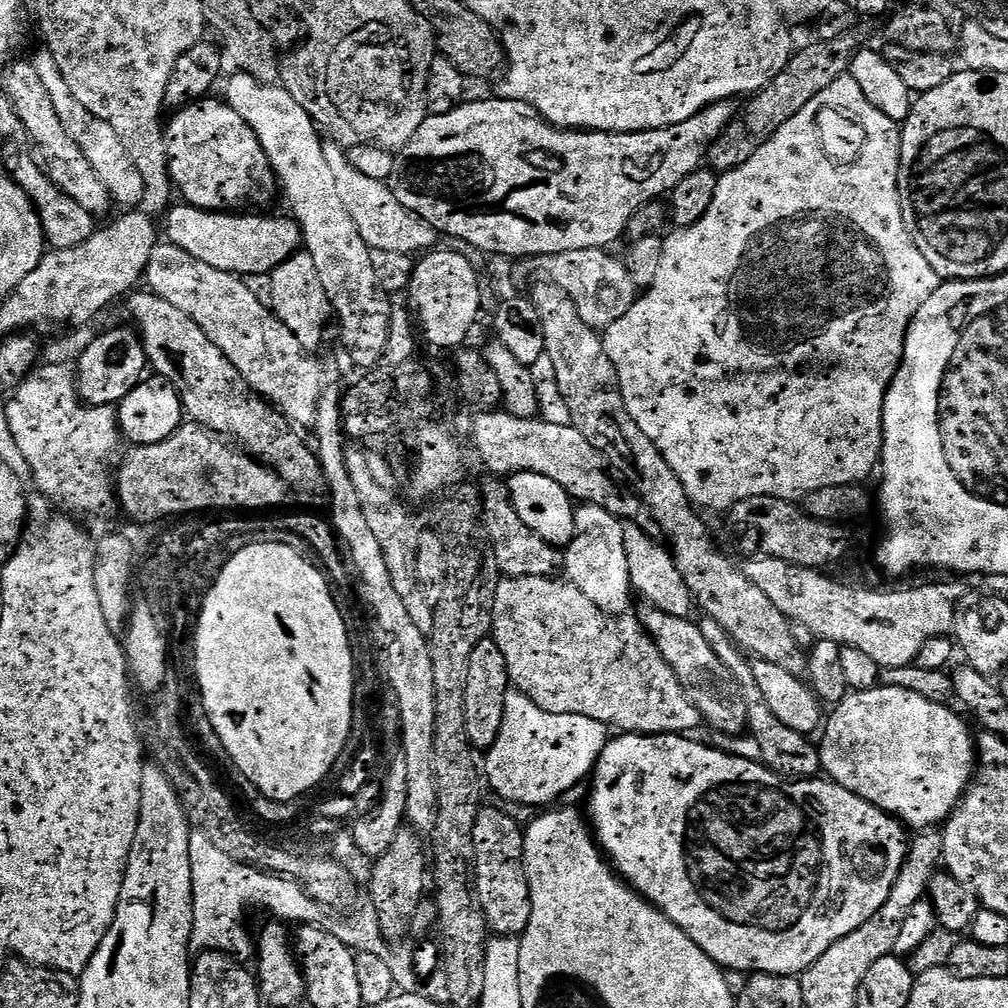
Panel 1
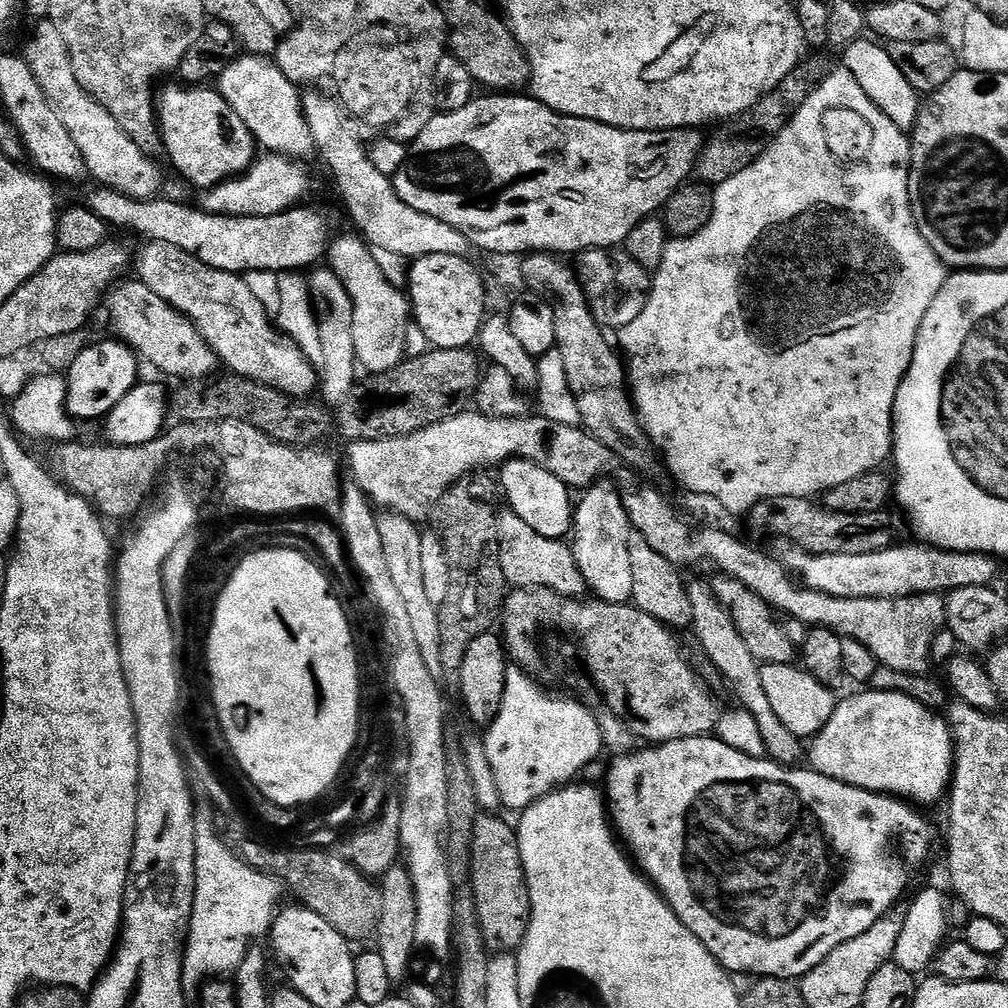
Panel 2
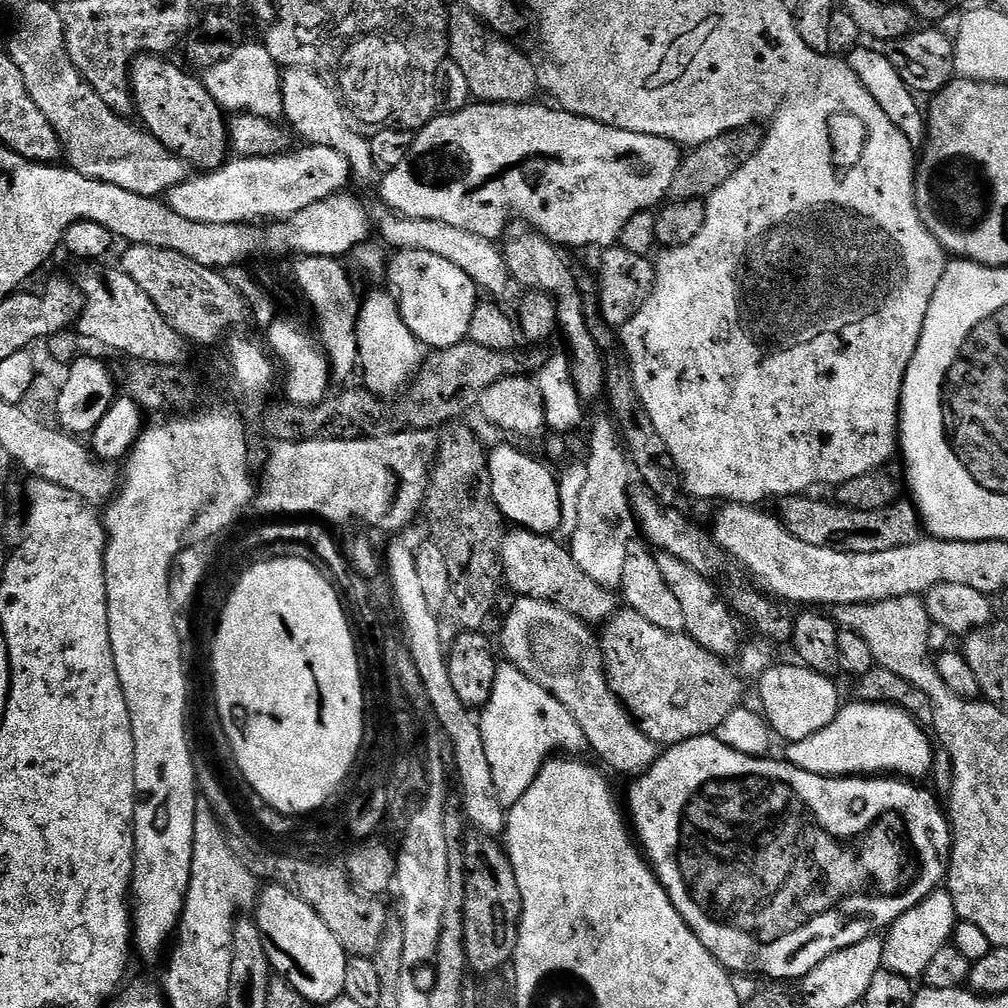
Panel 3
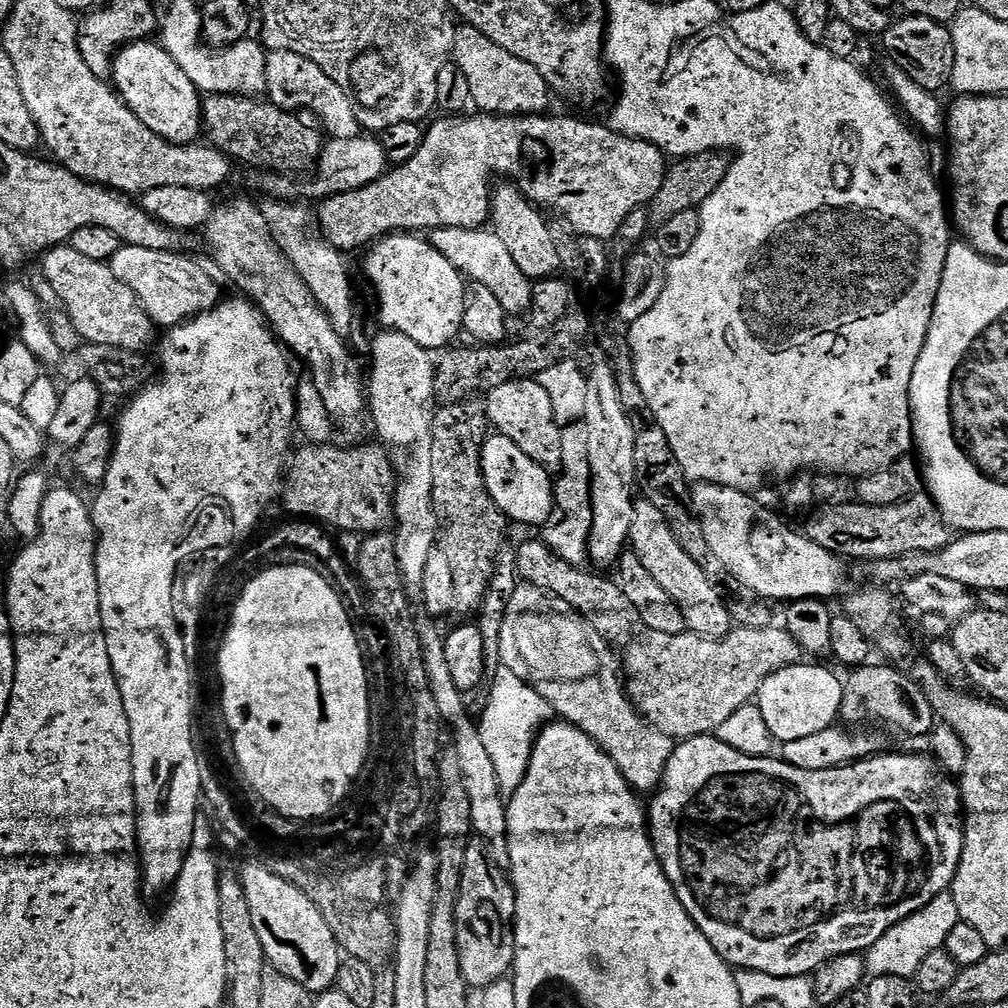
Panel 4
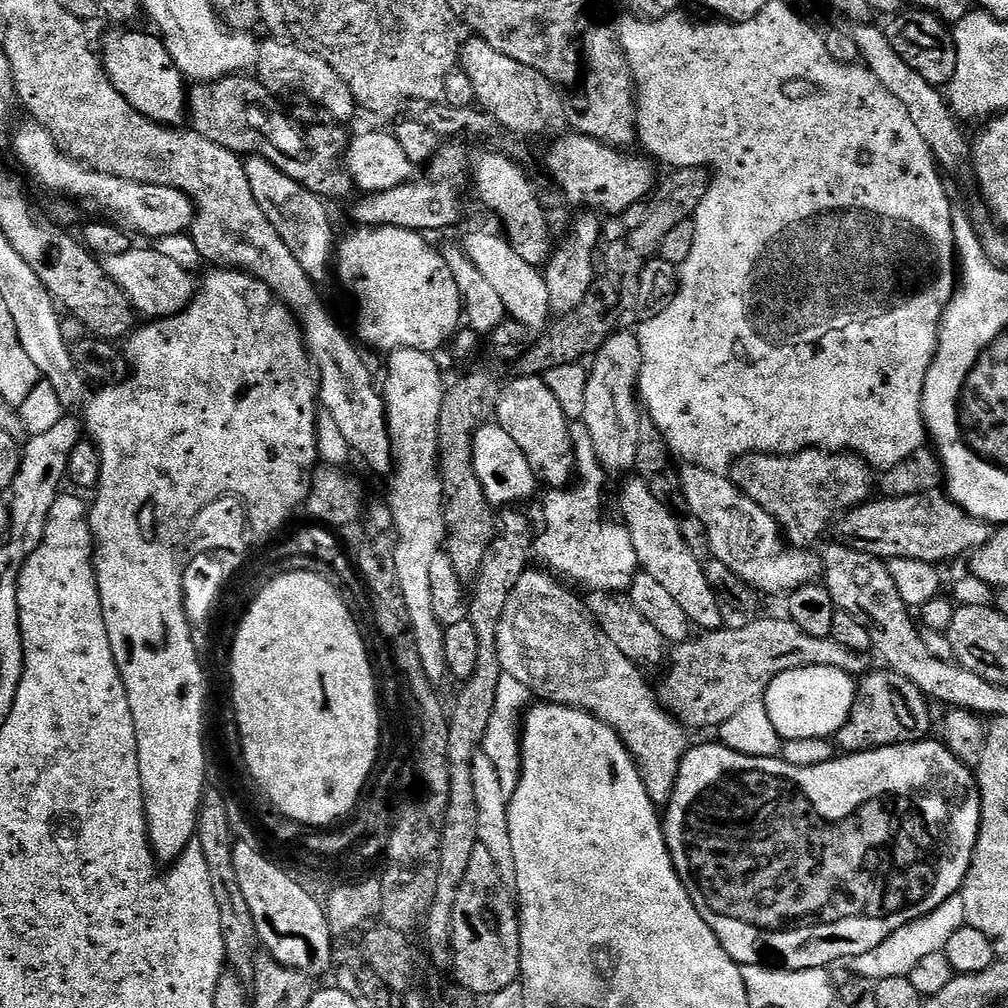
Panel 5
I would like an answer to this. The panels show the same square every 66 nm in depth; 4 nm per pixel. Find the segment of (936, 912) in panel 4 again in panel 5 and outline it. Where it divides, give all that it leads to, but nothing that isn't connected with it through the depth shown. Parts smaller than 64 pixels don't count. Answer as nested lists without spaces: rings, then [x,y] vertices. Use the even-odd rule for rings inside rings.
[[[958,894],[951,896],[946,898],[946,902],[942,902],[942,906],[930,910],[930,914],[894,930],[894,934],[890,934],[890,938],[886,938],[874,950],[849,958],[846,961],[846,968],[852,971],[853,977],[873,982],[886,978],[908,976],[910,970],[914,970],[914,966],[918,966],[918,961],[921,958],[927,958],[928,955],[935,952],[943,952],[946,942],[950,942],[953,934],[959,928],[965,927],[965,924],[962,898]]]

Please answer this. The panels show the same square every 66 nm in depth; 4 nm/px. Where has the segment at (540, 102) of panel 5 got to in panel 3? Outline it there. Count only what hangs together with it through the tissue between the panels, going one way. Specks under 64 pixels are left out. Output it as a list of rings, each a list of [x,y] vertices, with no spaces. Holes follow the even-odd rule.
[[[456,6],[451,9],[448,22],[448,55],[458,64],[459,69],[466,74],[469,88],[477,101],[485,104],[527,104],[540,88],[540,78],[537,65],[520,48],[515,48],[511,39],[505,38],[492,31],[467,9]]]

